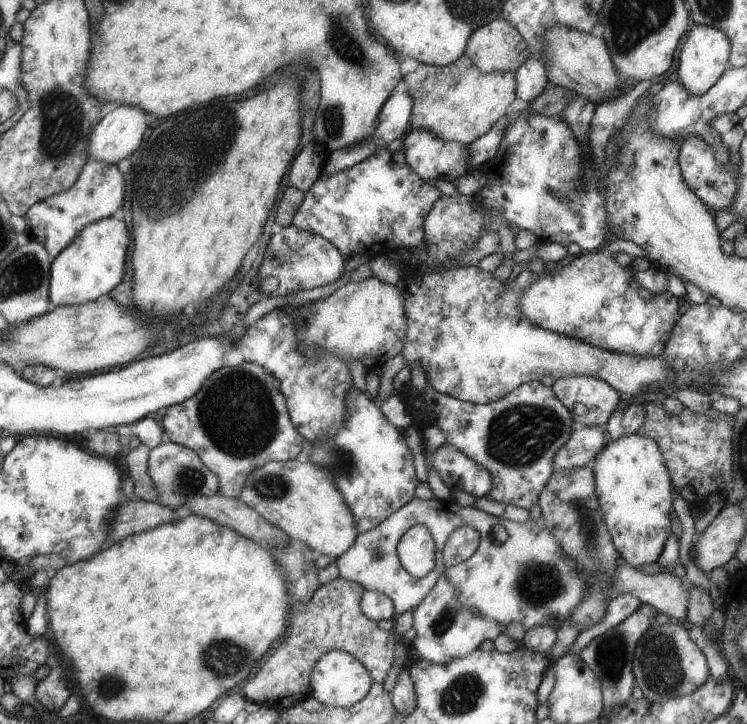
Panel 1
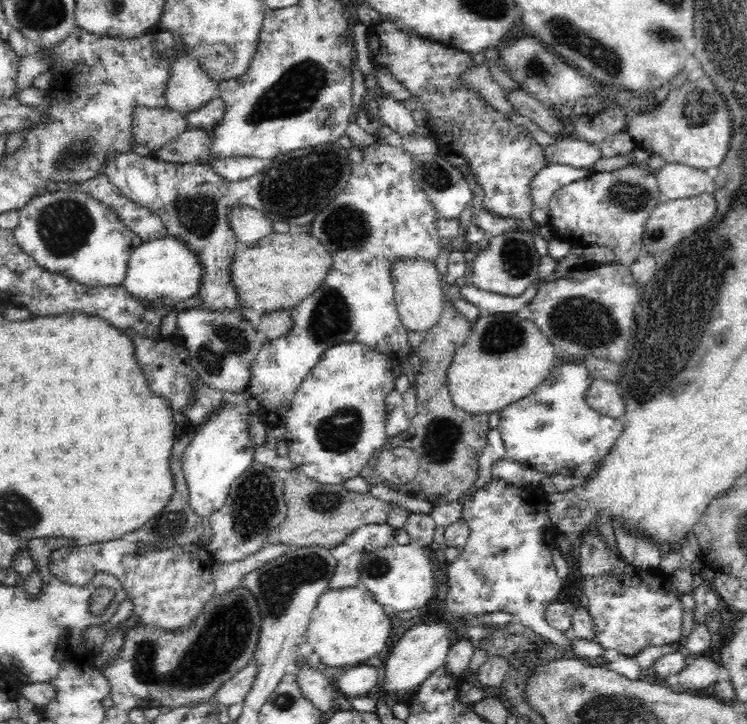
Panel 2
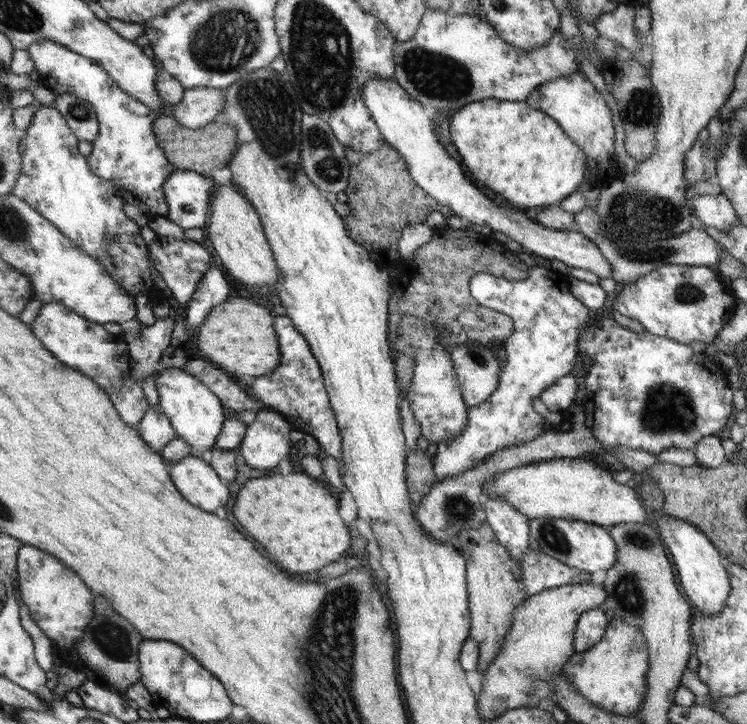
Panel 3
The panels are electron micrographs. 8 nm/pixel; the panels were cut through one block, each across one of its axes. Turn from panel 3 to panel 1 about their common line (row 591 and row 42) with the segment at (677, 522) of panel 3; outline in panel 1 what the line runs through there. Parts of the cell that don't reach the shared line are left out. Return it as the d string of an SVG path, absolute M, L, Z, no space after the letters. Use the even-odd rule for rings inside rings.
M692 24L692 30L688 31L684 48L680 50L680 58L674 69L673 77L680 81L694 96L706 94L720 80L720 76L731 67L731 40L718 28Z

